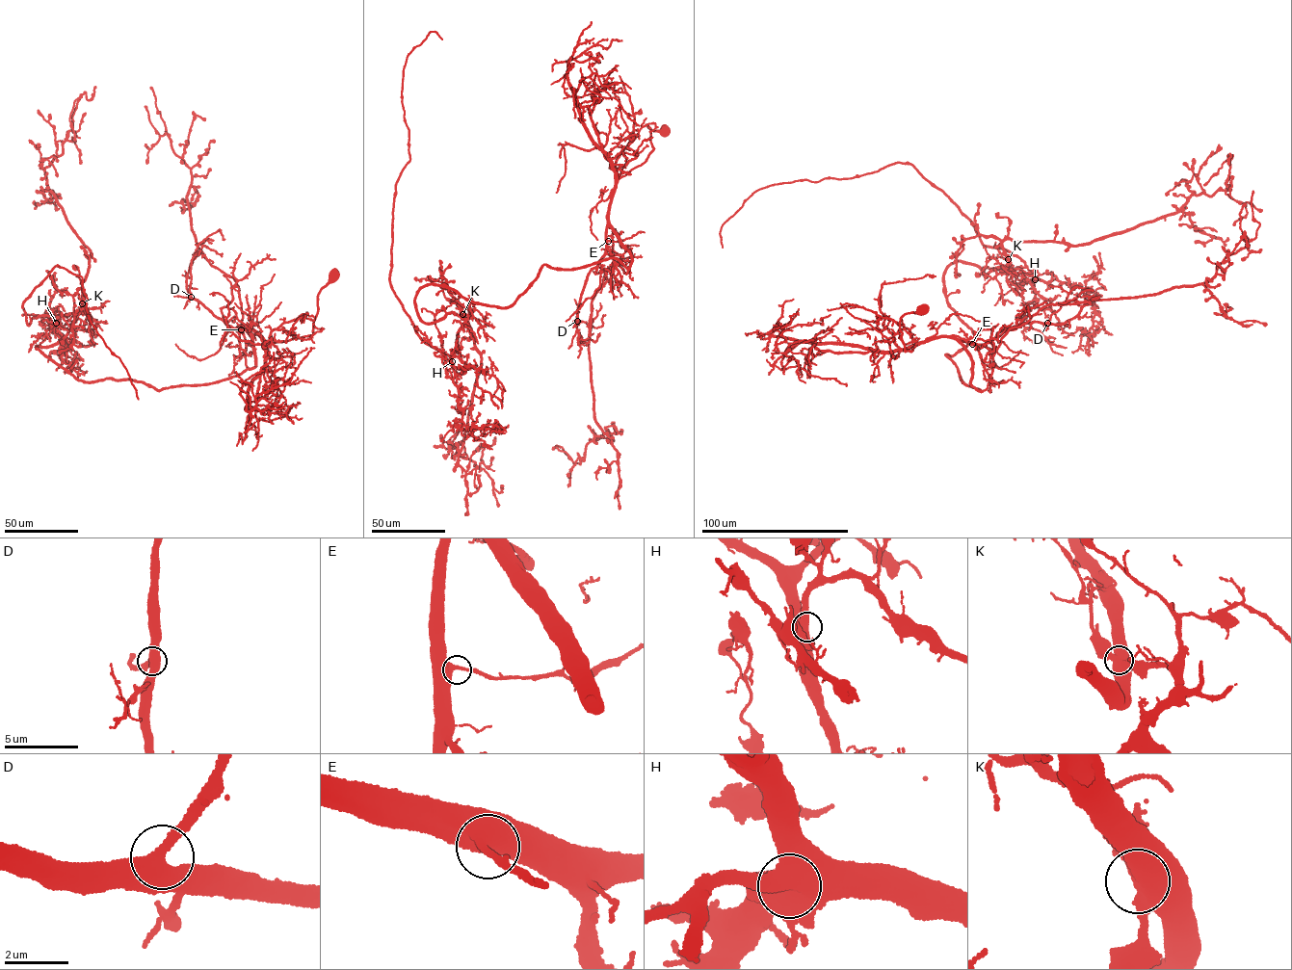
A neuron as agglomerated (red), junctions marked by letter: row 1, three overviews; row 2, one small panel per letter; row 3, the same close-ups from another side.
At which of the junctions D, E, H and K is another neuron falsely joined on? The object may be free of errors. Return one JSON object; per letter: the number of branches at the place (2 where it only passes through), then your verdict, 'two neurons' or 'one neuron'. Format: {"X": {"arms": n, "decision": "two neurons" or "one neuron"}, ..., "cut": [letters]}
{"D": {"arms": 2, "decision": "one neuron"}, "E": {"arms": 2, "decision": "one neuron"}, "H": {"arms": 2, "decision": "one neuron"}, "K": {"arms": 2, "decision": "two neurons"}, "cut": ["K"]}

